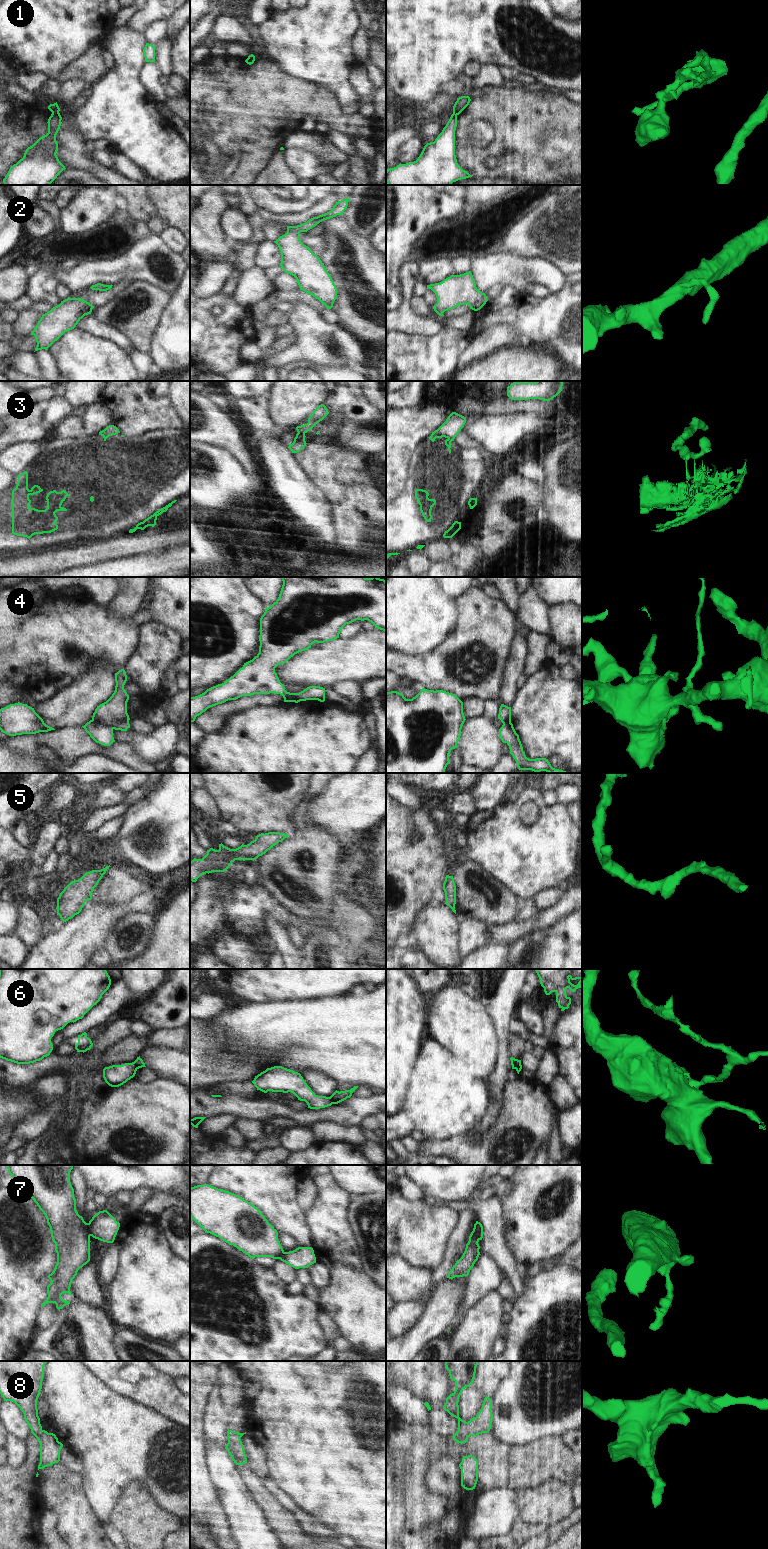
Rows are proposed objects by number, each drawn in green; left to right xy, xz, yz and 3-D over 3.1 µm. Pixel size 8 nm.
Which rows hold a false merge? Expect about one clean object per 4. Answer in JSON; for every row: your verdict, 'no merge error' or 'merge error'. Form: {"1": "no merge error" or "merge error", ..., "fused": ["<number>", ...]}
{"1": "merge error", "2": "no merge error", "3": "merge error", "4": "merge error", "5": "no merge error", "6": "merge error", "7": "merge error", "8": "no merge error", "fused": ["1", "3", "4", "6", "7"]}

